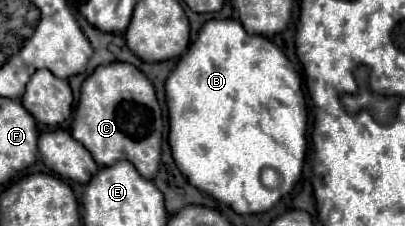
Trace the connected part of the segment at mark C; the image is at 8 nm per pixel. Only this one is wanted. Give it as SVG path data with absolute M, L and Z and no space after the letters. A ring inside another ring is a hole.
M129 62L97 66L81 86L79 106L73 116L71 134L79 140L101 166L129 160L141 176L153 178L161 160L163 118L153 84Z

